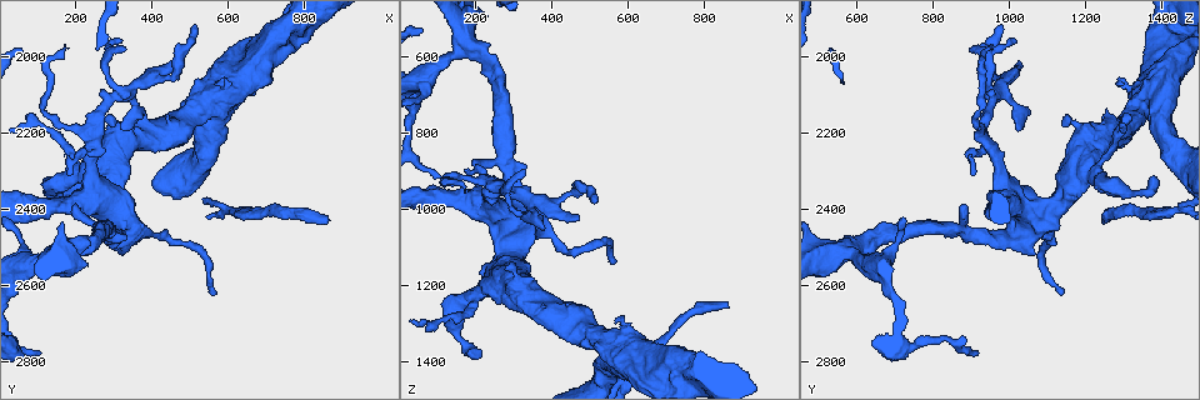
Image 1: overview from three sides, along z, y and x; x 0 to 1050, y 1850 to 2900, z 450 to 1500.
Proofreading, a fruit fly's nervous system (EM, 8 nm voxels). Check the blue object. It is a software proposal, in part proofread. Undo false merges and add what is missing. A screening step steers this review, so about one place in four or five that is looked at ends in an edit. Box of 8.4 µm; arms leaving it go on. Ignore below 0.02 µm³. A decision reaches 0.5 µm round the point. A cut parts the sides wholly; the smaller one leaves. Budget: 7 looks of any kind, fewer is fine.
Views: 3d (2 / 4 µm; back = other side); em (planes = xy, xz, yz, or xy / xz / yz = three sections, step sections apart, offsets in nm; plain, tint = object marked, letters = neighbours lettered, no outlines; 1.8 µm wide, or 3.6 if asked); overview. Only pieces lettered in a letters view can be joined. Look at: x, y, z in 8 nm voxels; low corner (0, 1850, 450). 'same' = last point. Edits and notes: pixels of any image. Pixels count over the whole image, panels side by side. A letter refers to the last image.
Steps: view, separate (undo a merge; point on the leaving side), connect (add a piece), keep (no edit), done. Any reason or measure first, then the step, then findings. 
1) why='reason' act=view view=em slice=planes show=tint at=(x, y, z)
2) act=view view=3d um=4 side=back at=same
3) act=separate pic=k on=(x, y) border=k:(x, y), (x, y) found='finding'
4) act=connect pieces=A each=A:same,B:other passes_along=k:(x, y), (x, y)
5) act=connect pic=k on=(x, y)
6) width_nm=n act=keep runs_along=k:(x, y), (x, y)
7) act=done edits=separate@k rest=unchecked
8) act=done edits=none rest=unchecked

why='sudden change in width' act=view view=3d um=4 at=(330, 2440, 1060)

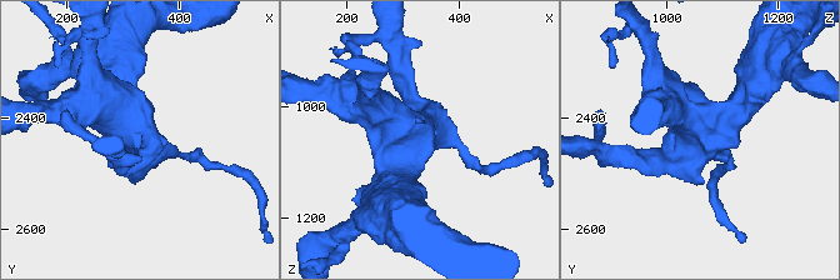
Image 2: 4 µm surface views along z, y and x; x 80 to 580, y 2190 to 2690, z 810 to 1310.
why='need the tissue' act=view view=em um=3.6 slice=planes show=tint at=(330, 2440, 1050)

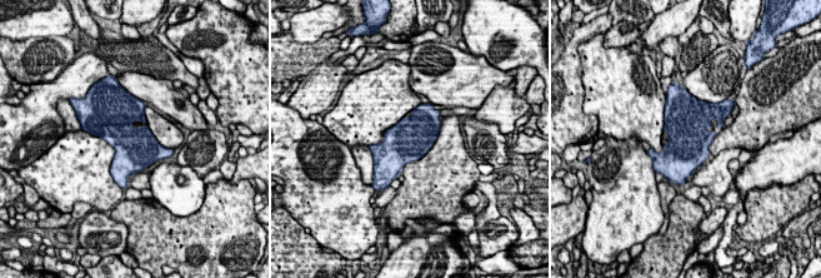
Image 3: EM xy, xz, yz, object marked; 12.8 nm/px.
why='see the neighbours' act=view view=em um=3.6 slice=planes show=letters at=same

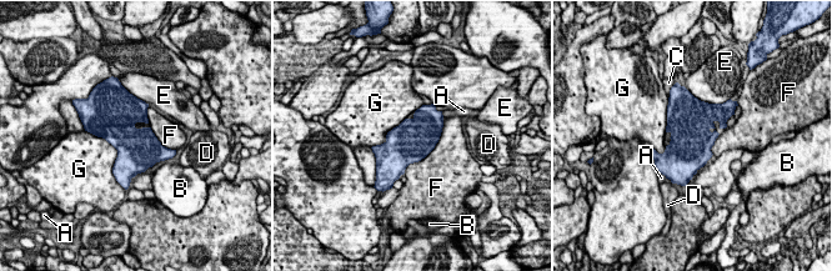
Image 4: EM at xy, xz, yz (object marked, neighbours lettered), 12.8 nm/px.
width_nm=550 act=keep each=A:other,B:other,C:other,D:other,E:other,F:other,G:other border=4:(90, 133), (116, 150), (116, 180) found='continuous, no second cell'

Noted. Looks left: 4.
why='thin neck' act=view view=em slice=planes show=plain at=(335, 2095, 975)

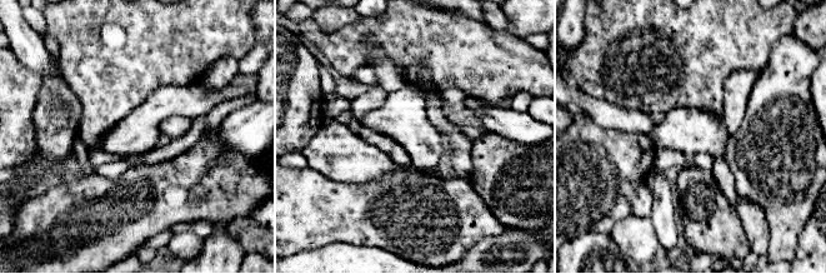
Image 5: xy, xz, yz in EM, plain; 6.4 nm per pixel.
act=view view=em slice=planes show=letters at=same

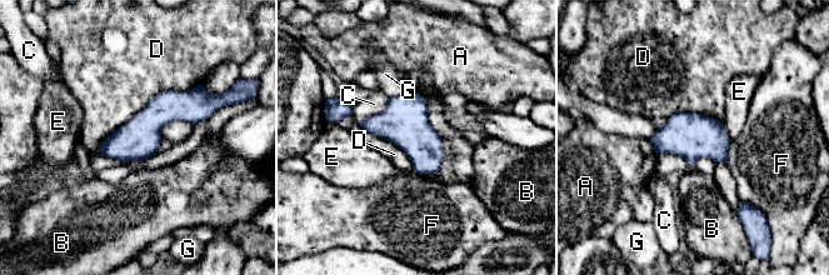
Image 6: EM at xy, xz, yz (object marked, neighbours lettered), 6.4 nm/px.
act=keep each=A:other,B:other,C:other,D:other,E:other,F:other,G:other border=6:(200, 84), (158, 93), (100, 154) found='continuous, no second cell'

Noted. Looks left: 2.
why='sharp bend' act=view view=em slice=yz step=8 show=tint at=(175, 2520, 570)

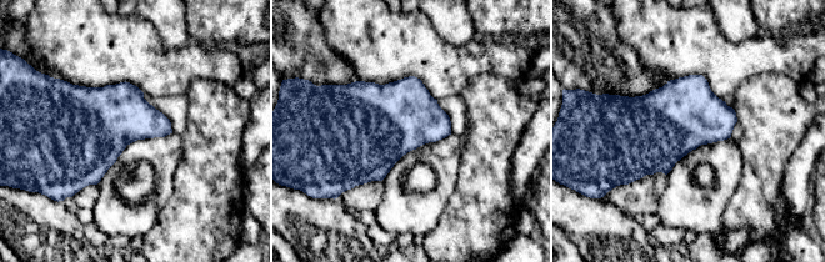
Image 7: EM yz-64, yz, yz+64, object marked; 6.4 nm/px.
act=view view=em slice=planes show=letters at=same

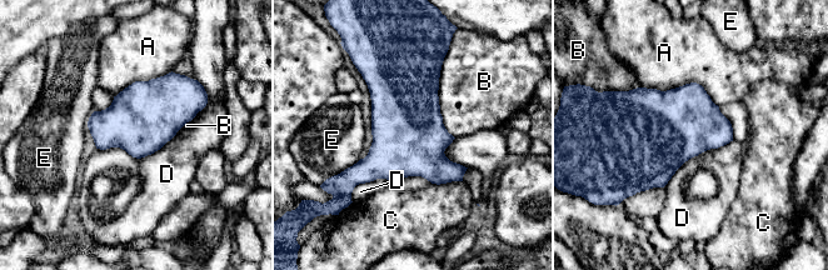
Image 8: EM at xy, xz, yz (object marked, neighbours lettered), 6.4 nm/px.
width_nm=440 act=keep each=A:other,B:other,C:other,D:other,E:other border=8:(171, 138), (140, 158), (96, 149) found='all the same cell'

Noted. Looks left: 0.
act=done edits=none rest=unchecked

